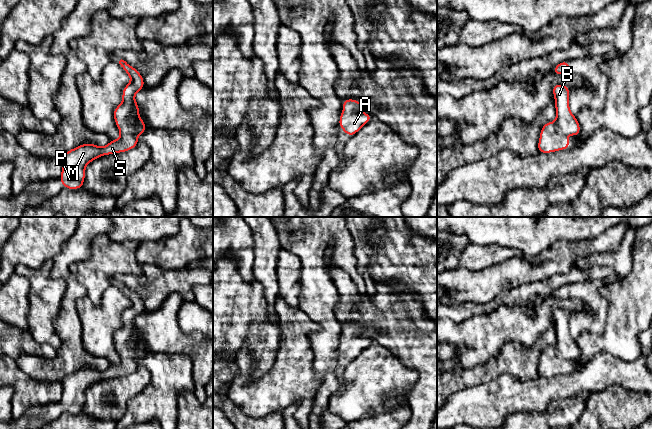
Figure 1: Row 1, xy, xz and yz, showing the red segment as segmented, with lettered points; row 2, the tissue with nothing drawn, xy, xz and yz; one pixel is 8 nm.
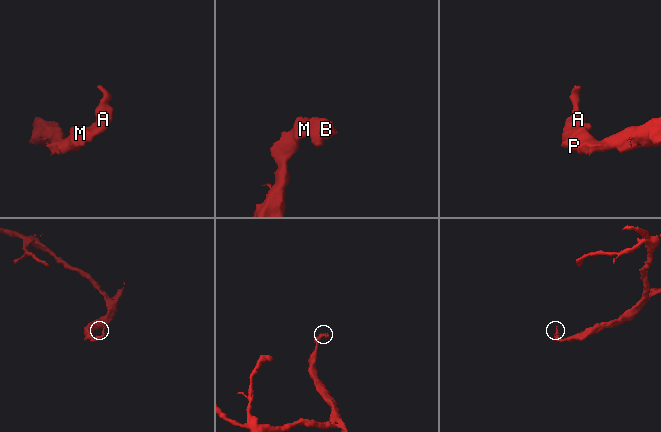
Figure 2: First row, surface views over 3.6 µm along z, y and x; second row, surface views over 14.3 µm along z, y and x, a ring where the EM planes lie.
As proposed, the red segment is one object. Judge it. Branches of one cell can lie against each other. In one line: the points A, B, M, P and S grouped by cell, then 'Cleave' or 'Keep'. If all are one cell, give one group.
Groups: A B M P S. Keep

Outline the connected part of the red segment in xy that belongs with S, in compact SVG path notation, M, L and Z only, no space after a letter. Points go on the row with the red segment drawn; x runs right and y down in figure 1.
M121 59L119 64L131 77L131 82L123 88L122 103L113 111L115 123L120 129L120 138L110 140L105 147L87 143L65 152L62 157L62 173L59 177L64 188L83 188L85 167L88 163L104 155L121 153L135 148L139 141L137 136L147 129L146 124L139 116L139 106L134 99L135 94L144 88L144 79L126 61Z

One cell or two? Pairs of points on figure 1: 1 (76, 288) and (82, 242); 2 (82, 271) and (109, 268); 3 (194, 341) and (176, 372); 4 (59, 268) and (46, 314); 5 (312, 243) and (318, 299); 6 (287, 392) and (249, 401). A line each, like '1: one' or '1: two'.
1: one
2: one
3: two
4: two
5: one
6: one

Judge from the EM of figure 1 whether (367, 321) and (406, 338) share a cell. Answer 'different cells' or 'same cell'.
same cell

